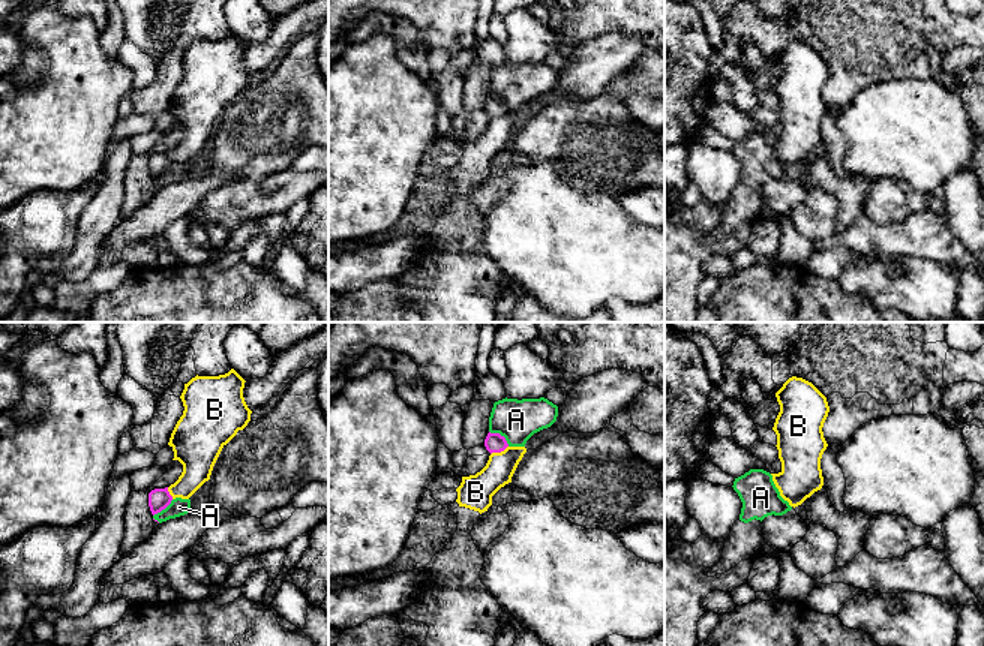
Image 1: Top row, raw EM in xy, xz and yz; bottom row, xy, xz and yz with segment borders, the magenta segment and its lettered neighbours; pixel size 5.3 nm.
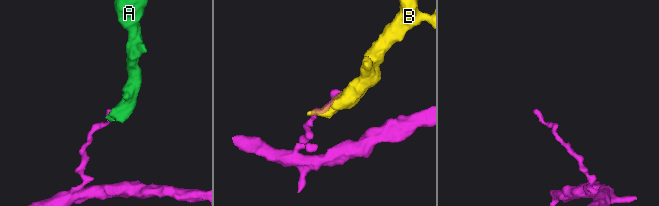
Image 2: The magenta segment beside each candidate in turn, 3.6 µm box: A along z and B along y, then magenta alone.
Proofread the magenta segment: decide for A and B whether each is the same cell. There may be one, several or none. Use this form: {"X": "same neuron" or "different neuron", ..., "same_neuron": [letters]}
{"A": "different neuron", "B": "different neuron", "same_neuron": []}

